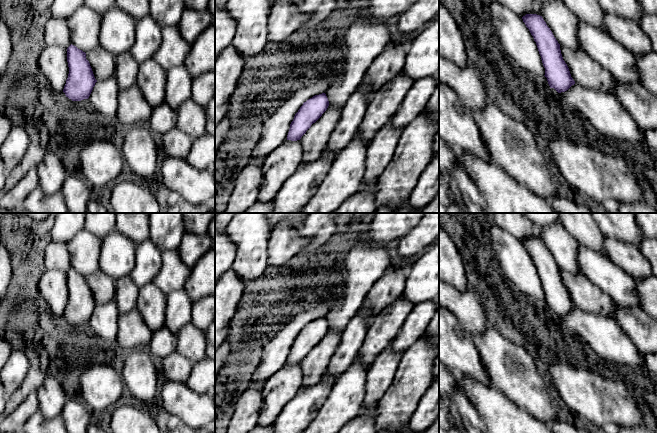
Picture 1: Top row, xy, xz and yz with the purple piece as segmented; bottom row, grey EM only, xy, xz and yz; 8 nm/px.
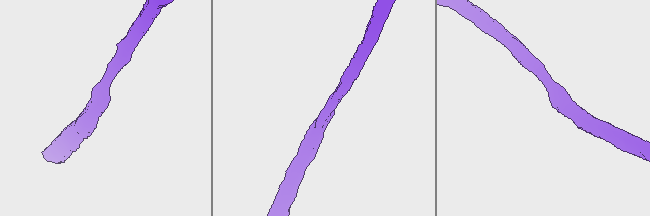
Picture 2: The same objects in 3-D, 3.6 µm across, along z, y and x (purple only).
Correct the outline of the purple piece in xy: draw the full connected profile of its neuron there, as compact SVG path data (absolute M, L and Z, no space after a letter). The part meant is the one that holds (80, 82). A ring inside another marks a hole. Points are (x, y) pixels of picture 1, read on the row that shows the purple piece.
M74 45L67 48L69 74L63 92L72 101L88 99L97 80L86 53Z

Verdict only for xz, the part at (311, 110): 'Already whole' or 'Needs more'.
Already whole

